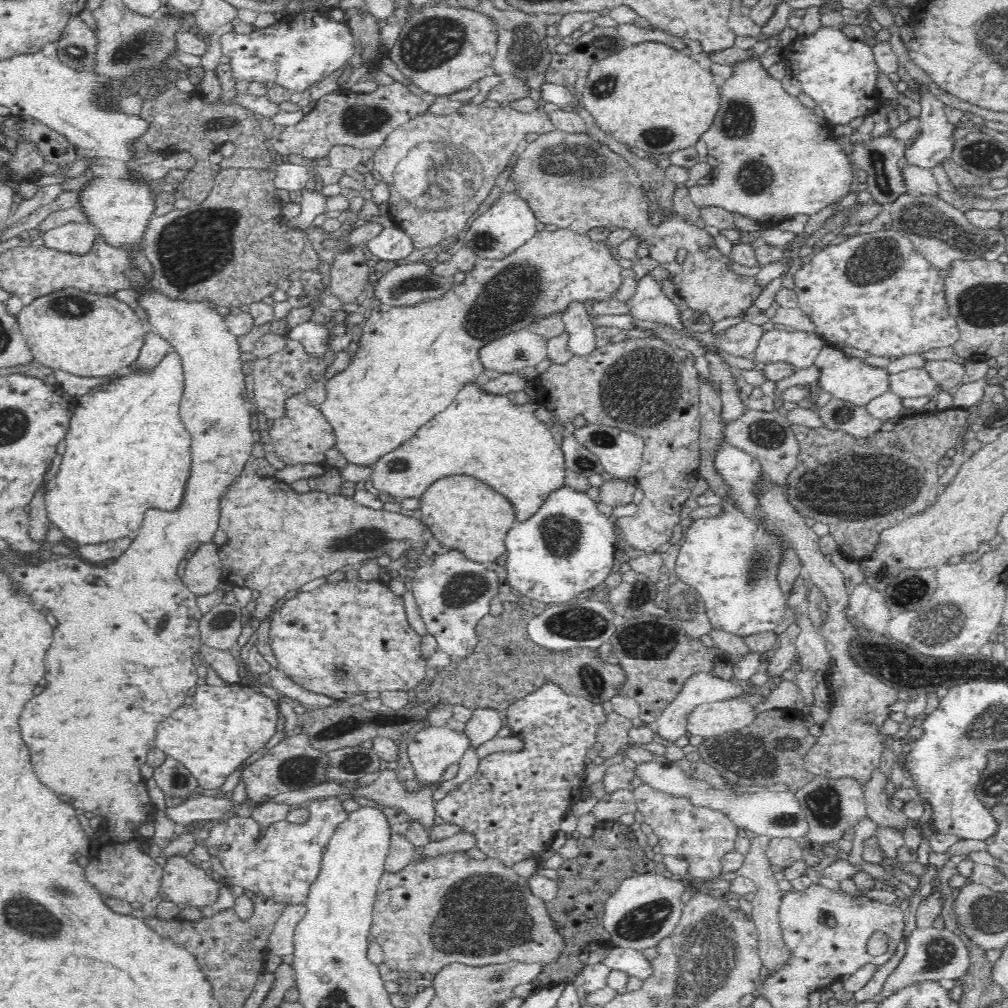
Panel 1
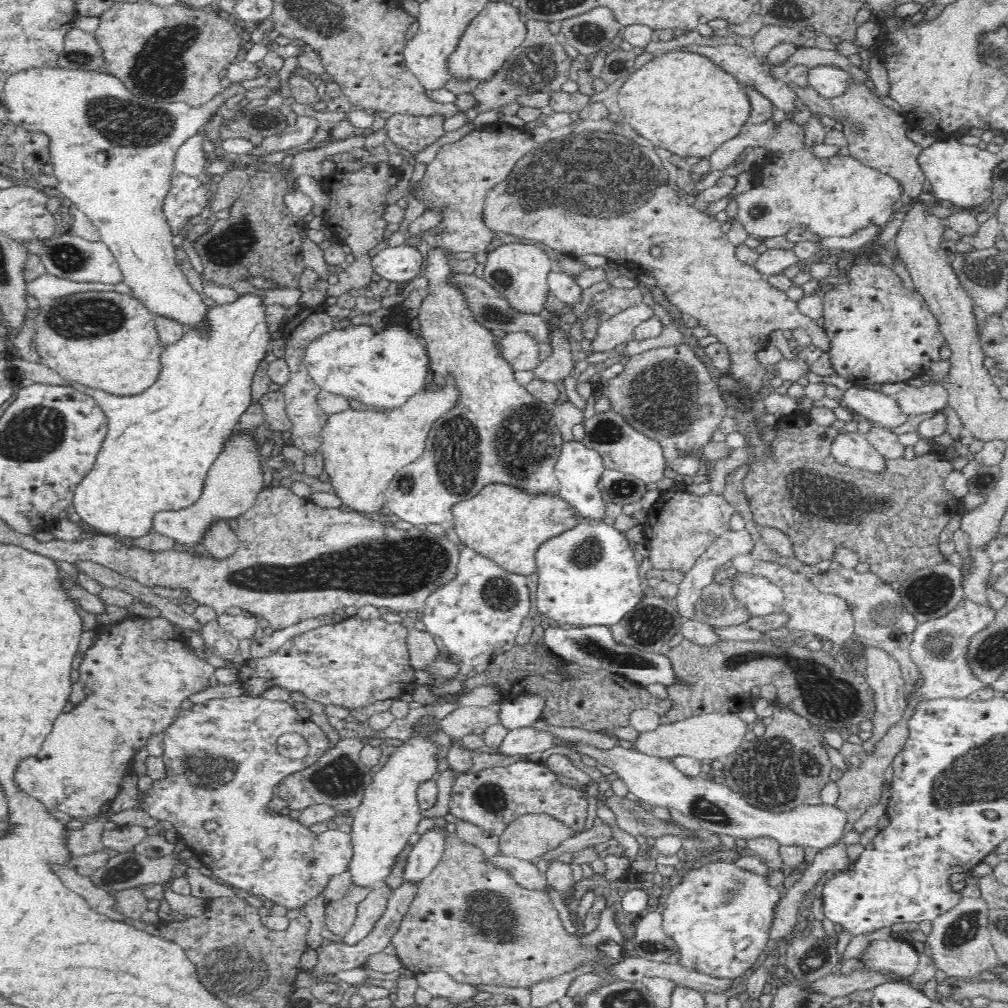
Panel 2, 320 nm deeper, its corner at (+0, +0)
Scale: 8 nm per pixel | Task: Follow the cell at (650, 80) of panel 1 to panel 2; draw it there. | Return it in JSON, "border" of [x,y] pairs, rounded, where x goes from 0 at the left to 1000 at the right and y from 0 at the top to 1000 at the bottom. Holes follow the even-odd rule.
{"border":[[[669,50],[652,54],[651,58],[643,60],[621,76],[608,99],[610,106],[607,107],[617,111],[621,125],[643,137],[649,145],[655,145],[678,158],[682,155],[702,156],[717,141],[732,135],[736,123],[744,115],[744,100],[738,94],[733,80],[702,58],[686,51]]]}

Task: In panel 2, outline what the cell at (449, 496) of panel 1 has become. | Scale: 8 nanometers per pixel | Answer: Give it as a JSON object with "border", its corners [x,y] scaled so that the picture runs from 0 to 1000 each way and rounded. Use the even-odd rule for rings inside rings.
{"border":[[[494,479],[481,480],[473,489],[448,499],[445,505],[456,543],[466,544],[503,567],[520,571],[532,567],[532,544],[572,519],[568,504],[553,490],[530,492]]]}

